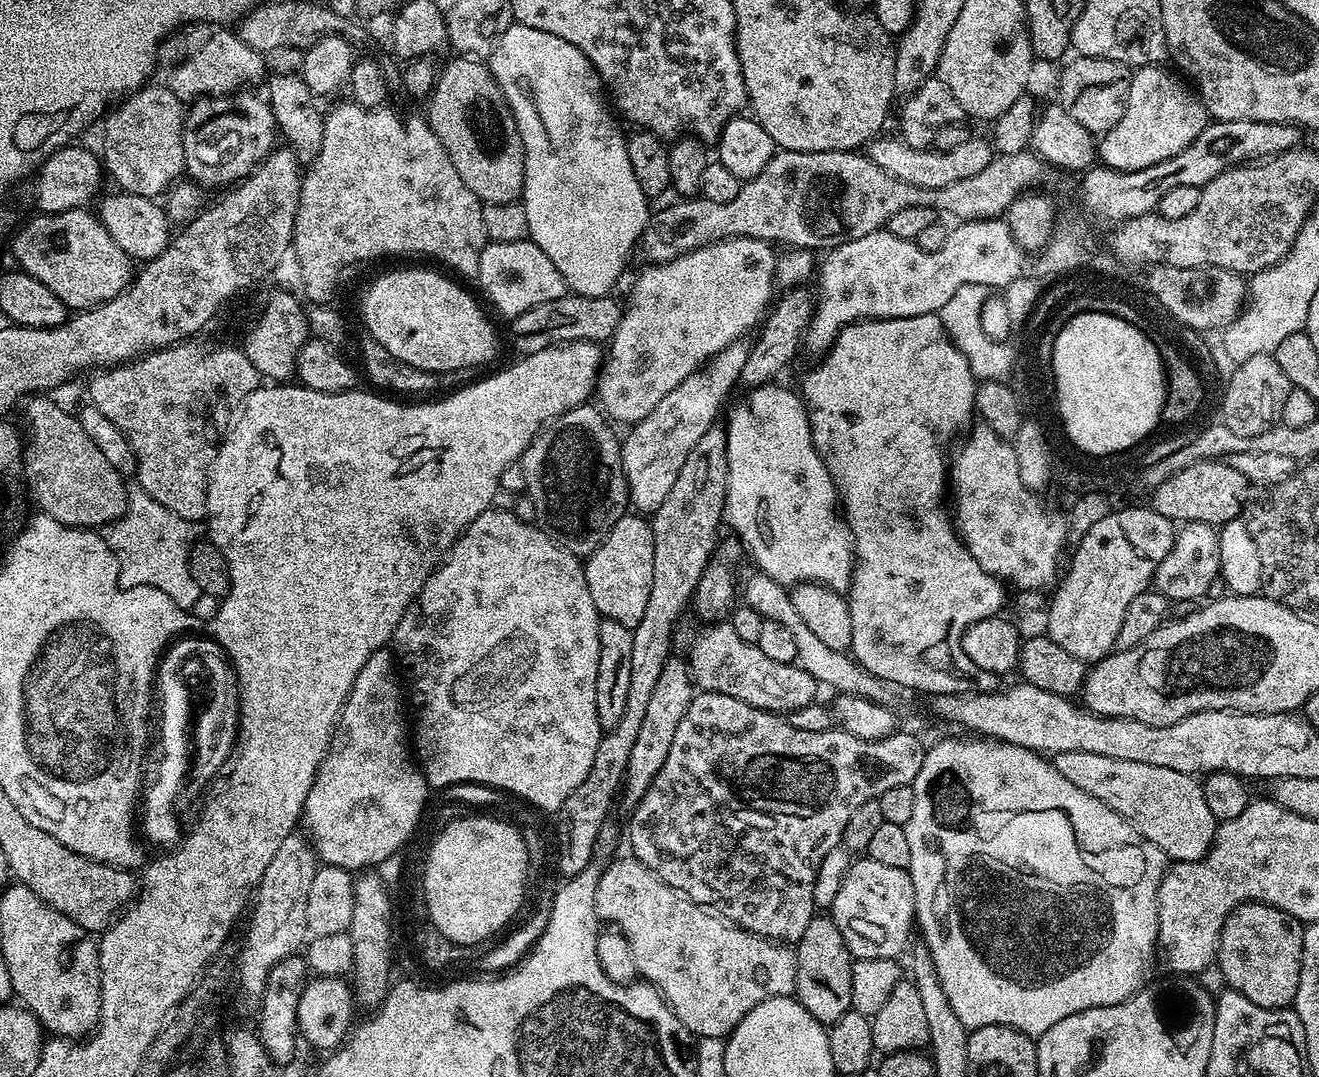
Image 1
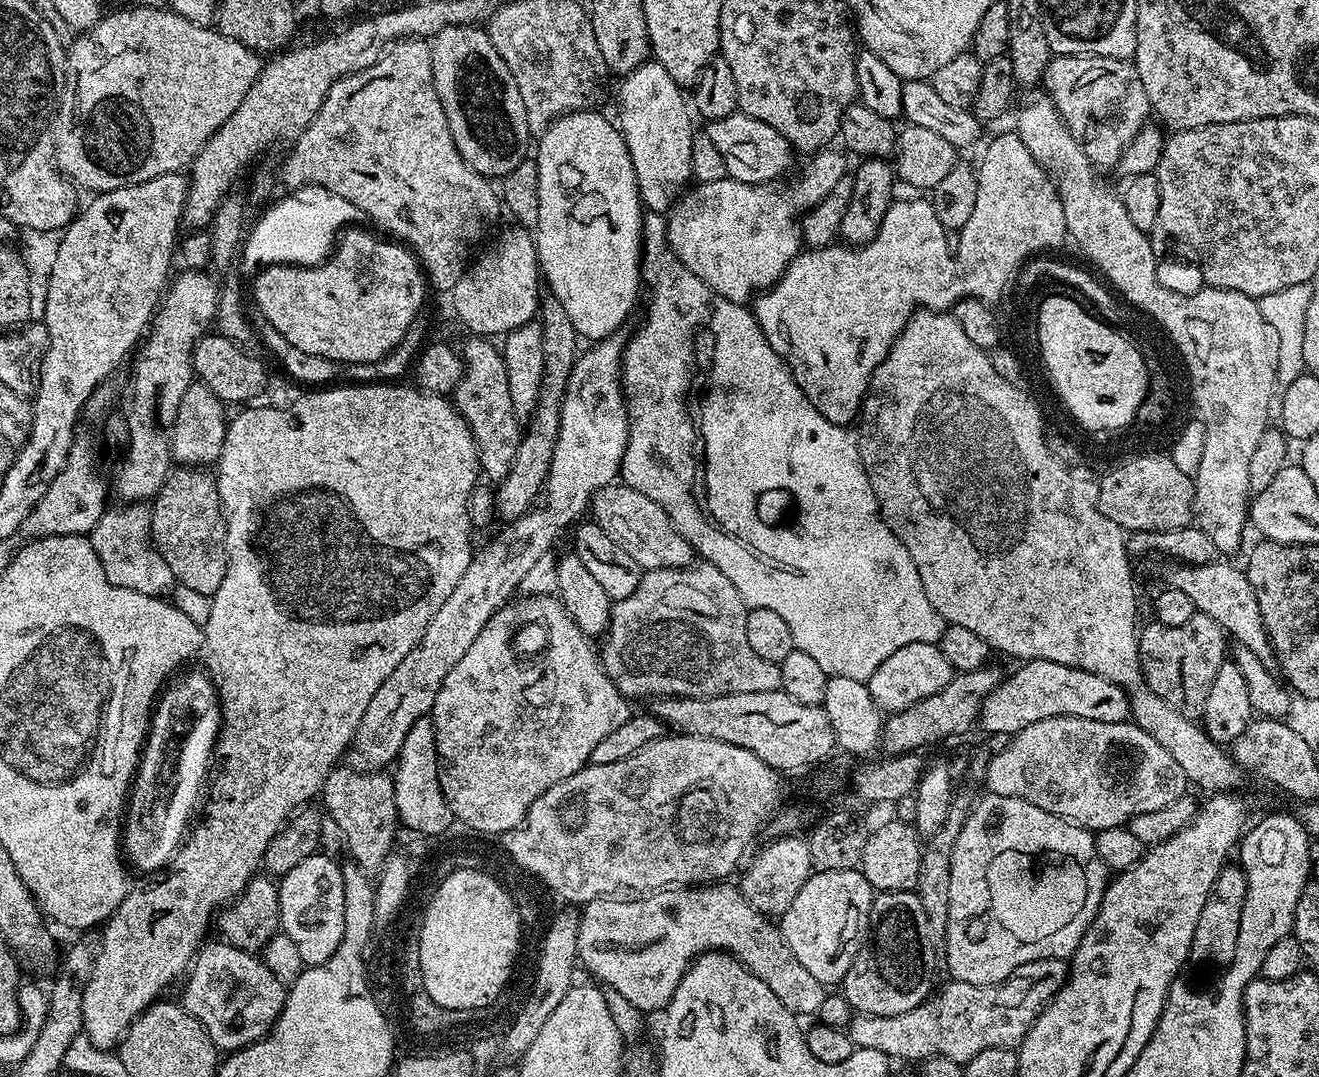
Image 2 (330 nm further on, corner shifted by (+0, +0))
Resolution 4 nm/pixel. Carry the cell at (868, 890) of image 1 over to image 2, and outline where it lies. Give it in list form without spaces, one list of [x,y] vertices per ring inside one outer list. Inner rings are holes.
[[[859,867],[846,870],[813,871],[812,877],[798,890],[798,898],[784,916],[779,917],[778,927],[786,946],[794,950],[794,958],[818,978],[825,986],[839,985],[850,970],[860,945],[868,935],[868,919],[872,909],[874,889],[860,873]]]

